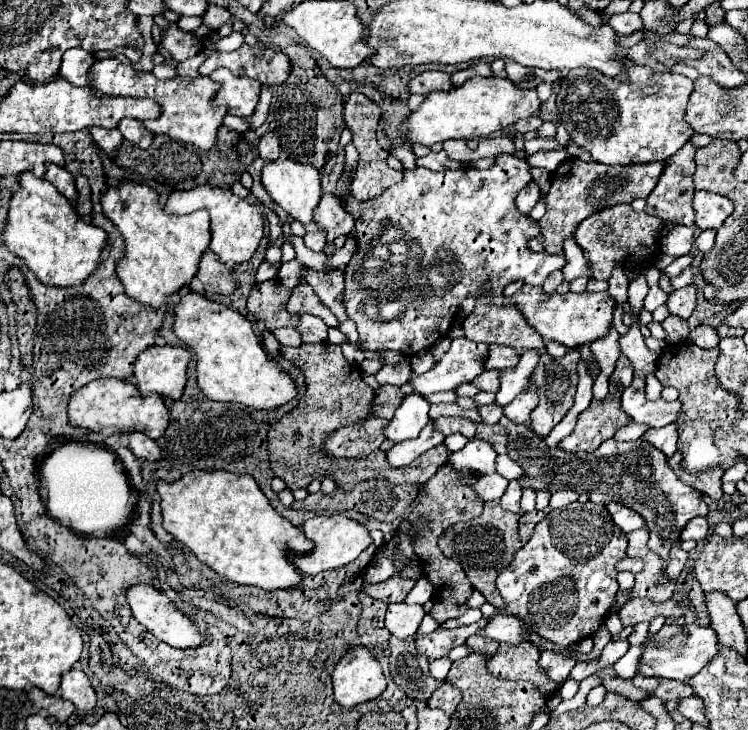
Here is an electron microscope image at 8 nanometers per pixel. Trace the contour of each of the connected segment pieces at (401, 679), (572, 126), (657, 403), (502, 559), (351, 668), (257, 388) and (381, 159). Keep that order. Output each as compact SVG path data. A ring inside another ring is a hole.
M390 636L390 674L392 674L392 680L404 690L404 694L416 702L426 702L430 698L430 694L440 686L438 680L434 680L428 672L428 660L426 658L418 658L416 654L416 646L414 646L414 638L396 638L396 636Z
M623 60L625 67L628 71L628 80L623 82L622 80L610 78L610 76L602 76L602 72L594 72L592 68L574 68L574 70L570 70L562 80L560 80L560 92L558 92L558 98L556 98L556 104L558 104L558 112L560 112L560 118L562 118L562 122L566 124L566 130L570 132L570 136L572 136L572 140L578 144L578 146L582 146L582 148L586 148L590 154L592 154L592 160L594 162L600 162L600 164L610 164L610 166L614 166L614 164L644 164L644 162L660 162L660 160L666 160L666 158L670 158L672 154L676 154L682 146L684 146L684 142L686 140L690 140L690 136L692 136L692 128L682 120L684 118L684 112L686 112L686 104L688 104L688 98L690 98L690 94L692 94L692 90L694 90L694 84L692 84L692 80L690 78L686 78L686 76L680 76L680 74L675 73L663 73L656 74L650 68L646 66L634 65L629 60ZM646 86L660 86L660 90L656 92L656 94L652 94L652 96L646 96L646 94L642 93L642 89Z
M634 378L630 388L622 392L622 410L638 424L648 424L652 428L662 428L666 424L672 424L682 408L682 404L666 402L666 400L646 400L644 396L644 380Z
M492 500L492 502L484 504L484 510L478 518L450 526L440 536L440 544L438 544L440 550L444 552L444 556L462 564L472 588L482 592L484 598L490 604L494 604L496 608L506 608L506 602L502 600L502 596L496 590L496 576L500 574L502 568L506 568L510 564L512 556L522 548L522 542L518 536L518 518L520 518L518 514L500 508L498 500Z
M352 646L332 672L334 700L352 708L368 702L386 690L386 680L376 658L364 646Z
M186 292L174 308L174 318L174 334L194 352L198 386L210 400L272 410L296 396L294 382L262 350L252 324L240 312L212 302L204 294Z
M350 94L344 102L344 122L346 126L352 130L352 142L360 152L360 162L358 162L358 170L356 176L352 180L352 194L358 200L368 200L368 198L376 198L380 196L388 186L396 184L398 180L402 180L402 174L388 168L386 164L386 156L388 152L380 148L378 140L376 140L376 128L380 122L380 108L366 98L364 94Z

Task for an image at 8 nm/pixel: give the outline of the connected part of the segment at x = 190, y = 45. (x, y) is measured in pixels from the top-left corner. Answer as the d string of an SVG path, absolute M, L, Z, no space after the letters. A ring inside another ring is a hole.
M170 22L168 28L162 30L162 46L176 62L182 62L196 56L204 48L204 38L194 32L184 32L176 22Z

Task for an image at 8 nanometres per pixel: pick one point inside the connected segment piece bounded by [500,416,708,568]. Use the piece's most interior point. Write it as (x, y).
(635, 474)

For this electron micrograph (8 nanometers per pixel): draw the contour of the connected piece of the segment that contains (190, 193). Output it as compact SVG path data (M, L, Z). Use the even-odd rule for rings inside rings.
M198 186L192 190L174 190L168 196L164 208L170 214L188 214L198 208L208 210L210 234L212 234L210 250L214 250L214 254L218 256L218 260L222 260L222 264L226 264L226 268L234 268L236 264L250 260L264 234L264 216L262 216L260 206L254 206L254 204L238 198L236 194L230 192L230 188Z

